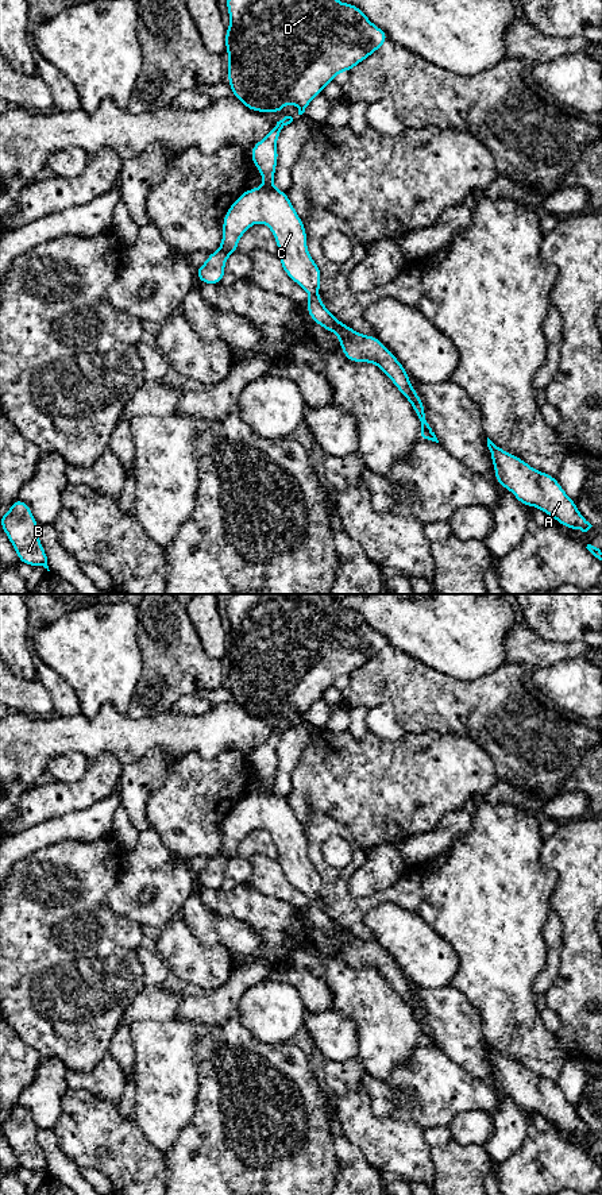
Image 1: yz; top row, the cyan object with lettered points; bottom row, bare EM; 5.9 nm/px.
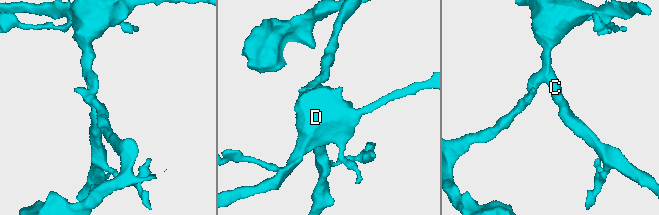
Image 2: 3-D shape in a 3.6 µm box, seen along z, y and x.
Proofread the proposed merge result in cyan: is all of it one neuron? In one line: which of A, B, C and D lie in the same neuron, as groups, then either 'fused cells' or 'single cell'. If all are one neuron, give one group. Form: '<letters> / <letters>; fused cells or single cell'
A C D / B; fused cells

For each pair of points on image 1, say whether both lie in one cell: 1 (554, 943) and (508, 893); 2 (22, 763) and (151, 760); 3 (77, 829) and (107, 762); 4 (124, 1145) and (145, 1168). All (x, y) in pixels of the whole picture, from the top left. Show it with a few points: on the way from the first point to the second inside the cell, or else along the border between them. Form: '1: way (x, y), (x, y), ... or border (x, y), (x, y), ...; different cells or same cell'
1: border (551, 912), (543, 929), (545, 962); different cells
2: border (170, 756), (149, 751), (122, 767); different cells
3: border (114, 790), (85, 808), (57, 817); different cells
4: way (127, 1151), (139, 1163); same cell

